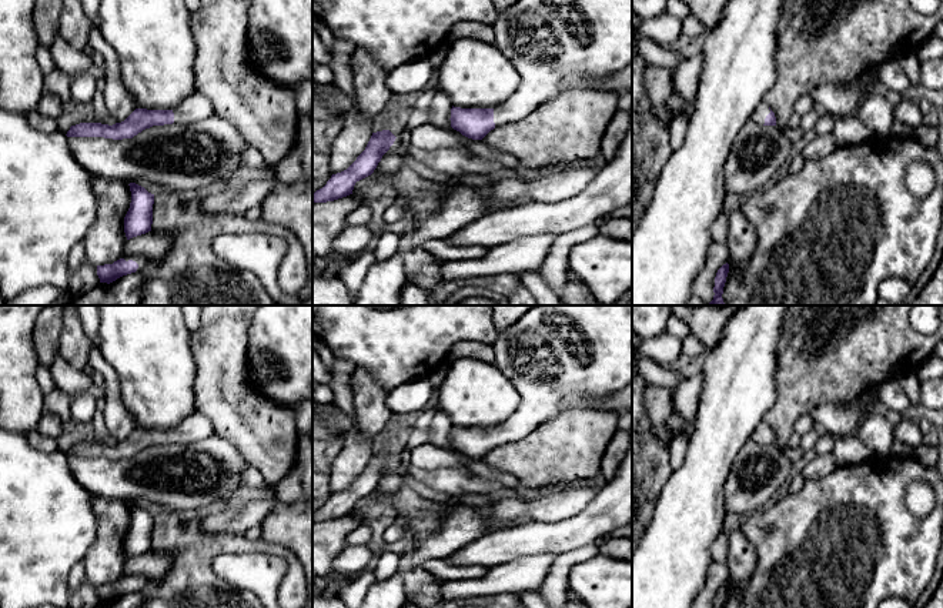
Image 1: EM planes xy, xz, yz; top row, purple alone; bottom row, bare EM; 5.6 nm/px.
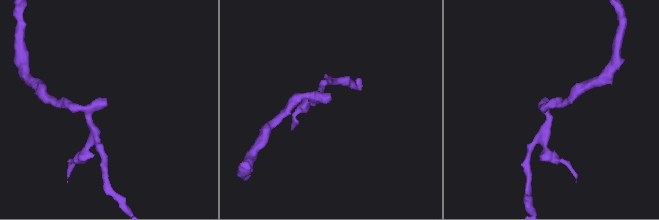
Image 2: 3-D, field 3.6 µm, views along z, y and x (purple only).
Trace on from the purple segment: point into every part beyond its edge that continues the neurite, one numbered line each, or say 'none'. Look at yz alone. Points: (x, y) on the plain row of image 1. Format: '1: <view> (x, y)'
1: yz (762, 430)

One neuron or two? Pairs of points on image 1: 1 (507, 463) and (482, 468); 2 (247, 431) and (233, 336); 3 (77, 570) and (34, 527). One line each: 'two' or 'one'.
1: two
2: one
3: two

